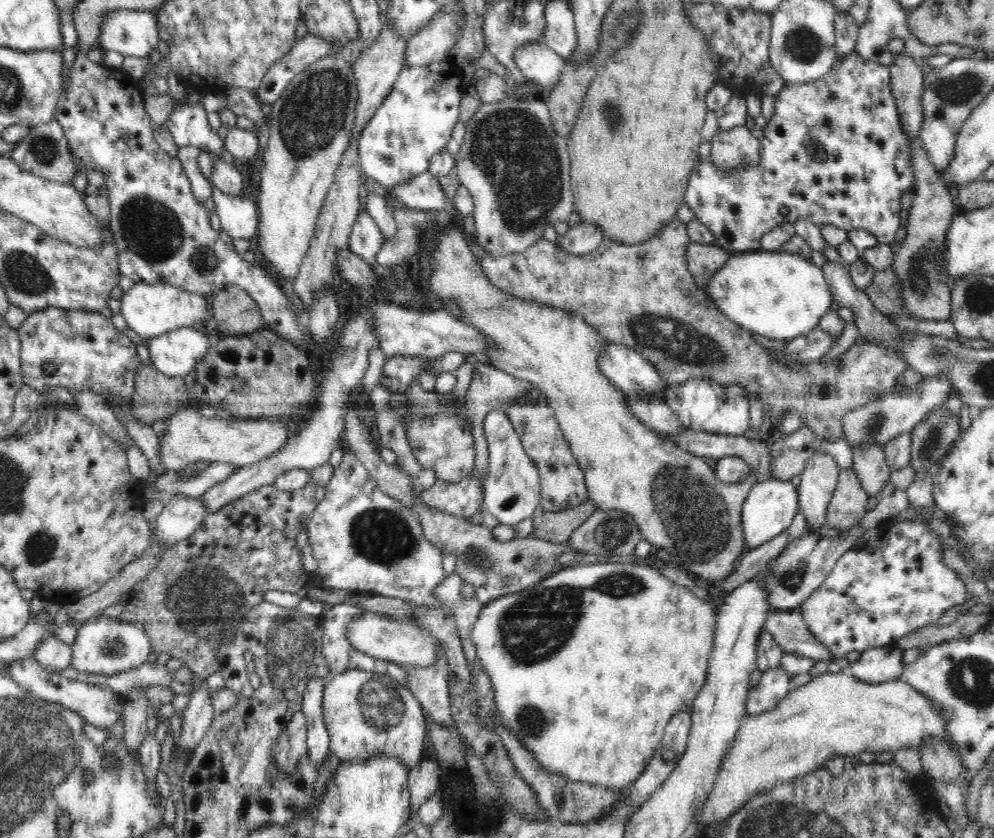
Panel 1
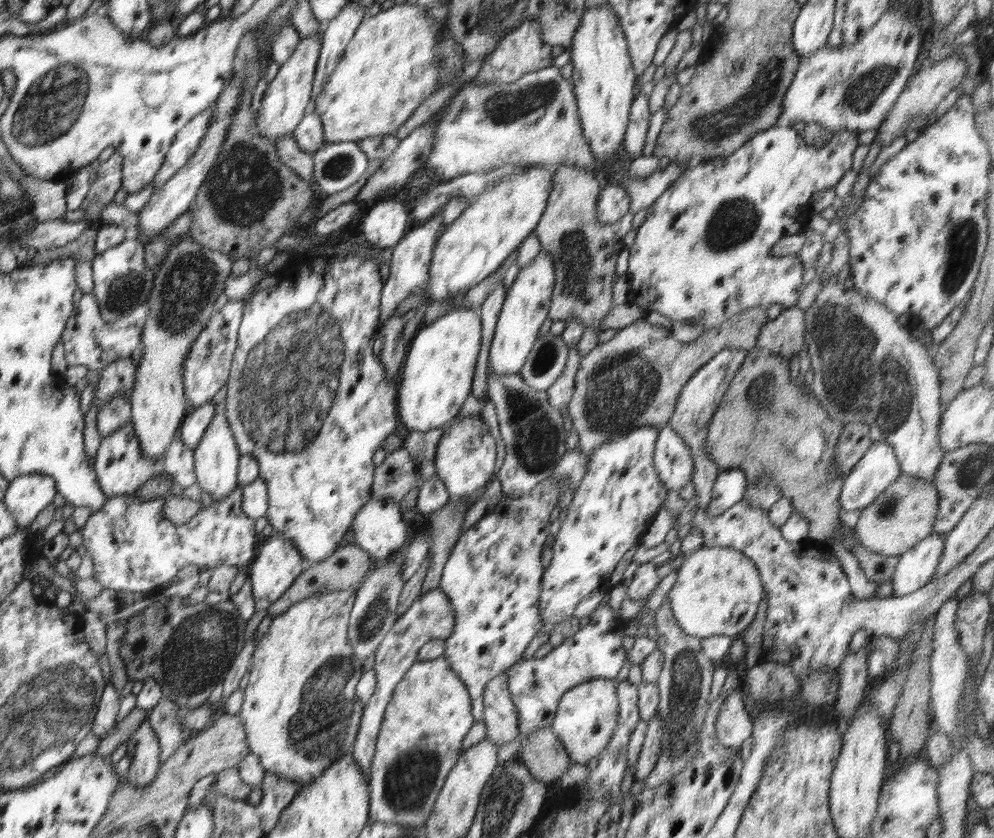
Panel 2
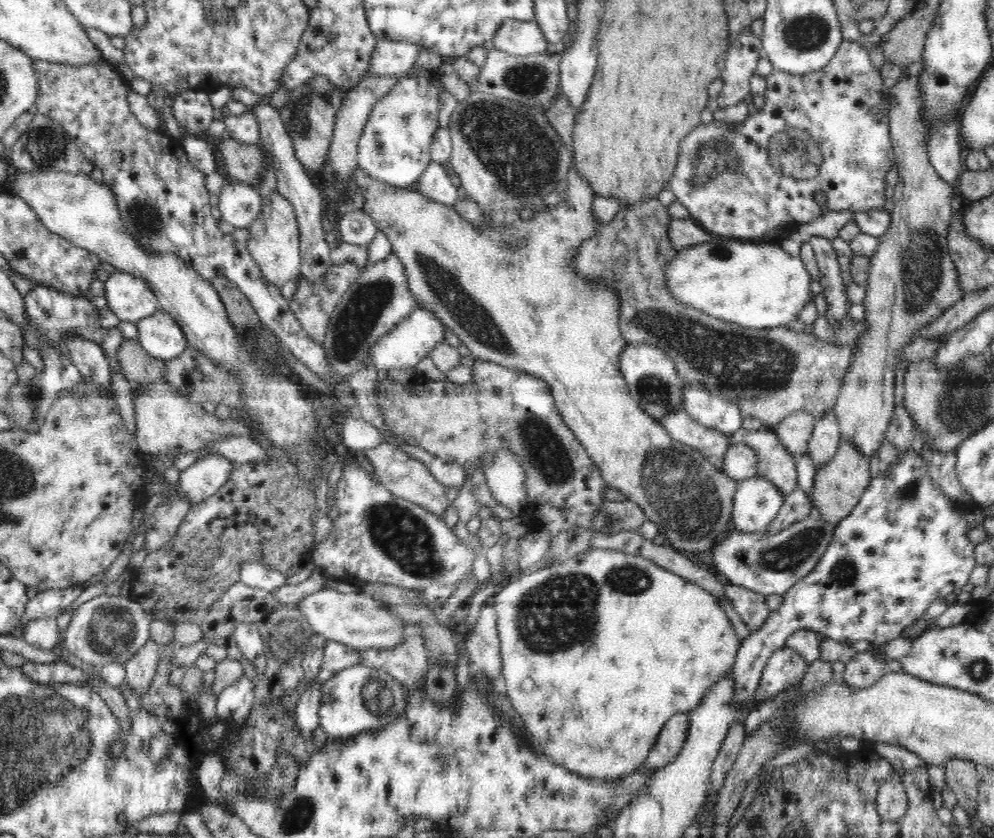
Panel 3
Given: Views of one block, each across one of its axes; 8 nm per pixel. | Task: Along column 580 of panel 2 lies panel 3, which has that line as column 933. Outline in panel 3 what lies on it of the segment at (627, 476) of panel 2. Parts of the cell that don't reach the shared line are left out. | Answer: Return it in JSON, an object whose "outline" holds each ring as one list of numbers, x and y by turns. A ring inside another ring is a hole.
{"outline":[[912,447,900,453,898,461,871,478,871,483,850,514,834,525,830,542,817,565,788,589,778,610,770,612,760,630,741,641,733,667,735,695,732,706,741,706,754,699,770,656,785,647,792,632,812,630,820,632,825,638,848,645,858,640,868,640,877,648,870,652,888,661,885,654,879,651,884,644,902,635,907,626,922,619,936,599,946,598,969,583,976,559,975,546,968,538,970,524,964,516,967,507,954,507,950,503,950,497,932,481,924,455,914,453]]}

